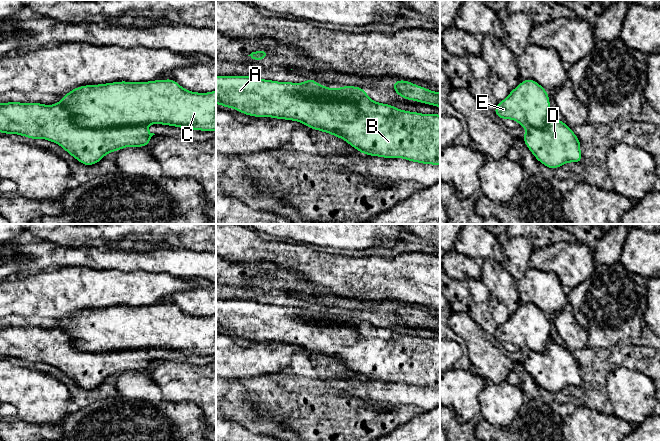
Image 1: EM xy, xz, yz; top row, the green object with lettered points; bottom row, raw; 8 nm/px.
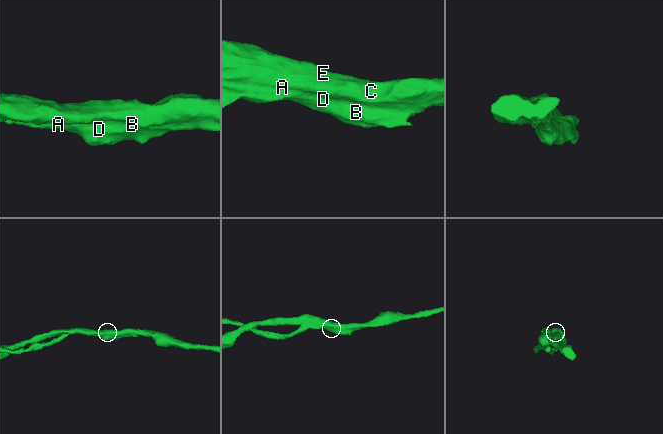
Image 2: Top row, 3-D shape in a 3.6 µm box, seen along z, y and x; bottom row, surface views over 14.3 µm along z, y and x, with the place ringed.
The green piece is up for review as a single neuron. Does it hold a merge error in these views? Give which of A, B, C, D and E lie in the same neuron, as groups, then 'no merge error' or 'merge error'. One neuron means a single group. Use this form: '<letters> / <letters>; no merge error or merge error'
A B D / C E; merge error

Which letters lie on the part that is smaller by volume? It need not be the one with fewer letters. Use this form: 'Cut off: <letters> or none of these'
Cut off: A, B, D

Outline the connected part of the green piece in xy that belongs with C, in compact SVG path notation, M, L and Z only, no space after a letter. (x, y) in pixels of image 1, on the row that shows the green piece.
M174 79L83 85L66 93L56 104L69 112L78 124L89 128L161 124L216 131L216 90L192 92L181 87Z

